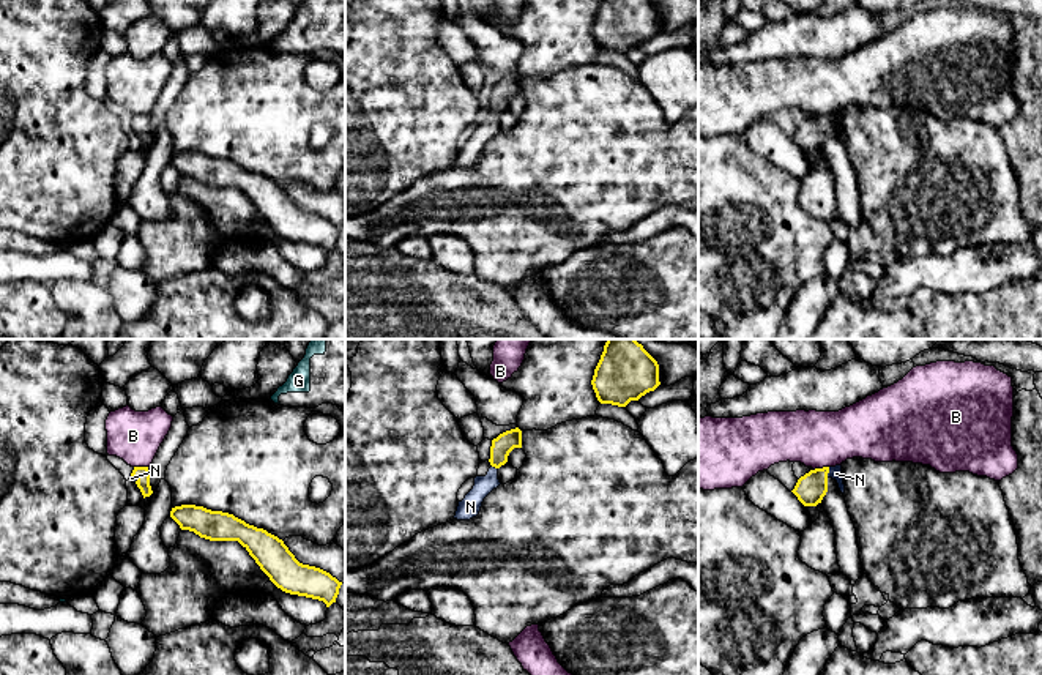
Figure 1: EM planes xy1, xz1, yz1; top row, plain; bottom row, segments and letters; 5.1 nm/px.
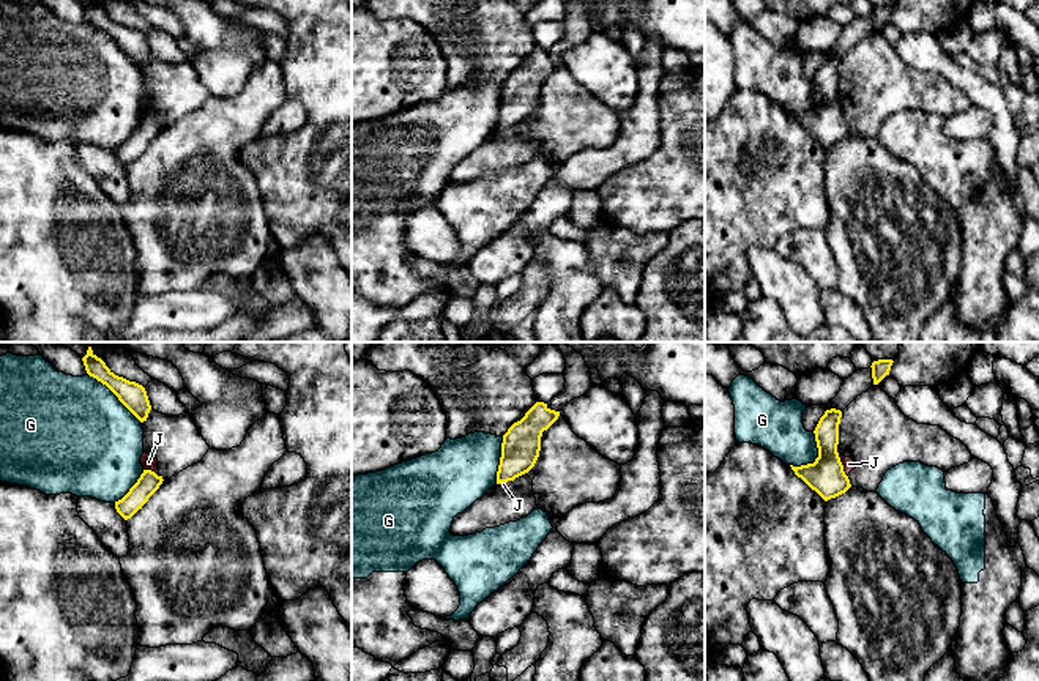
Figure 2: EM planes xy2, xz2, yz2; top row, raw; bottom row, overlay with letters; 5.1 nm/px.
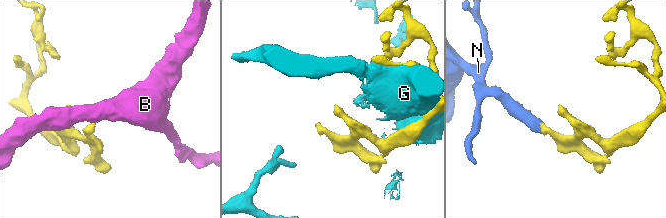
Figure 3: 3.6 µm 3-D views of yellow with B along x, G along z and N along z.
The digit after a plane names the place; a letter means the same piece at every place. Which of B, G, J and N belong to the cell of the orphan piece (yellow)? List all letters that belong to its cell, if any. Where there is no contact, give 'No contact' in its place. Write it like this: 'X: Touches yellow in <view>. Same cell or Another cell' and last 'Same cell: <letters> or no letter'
B: Touches yellow in yz1. Another cell
G: Touches yellow in xy2. Another cell
J: Touches yellow in yz2. Another cell
N: Touches yellow in yz1. Same cell
Same cell: N

